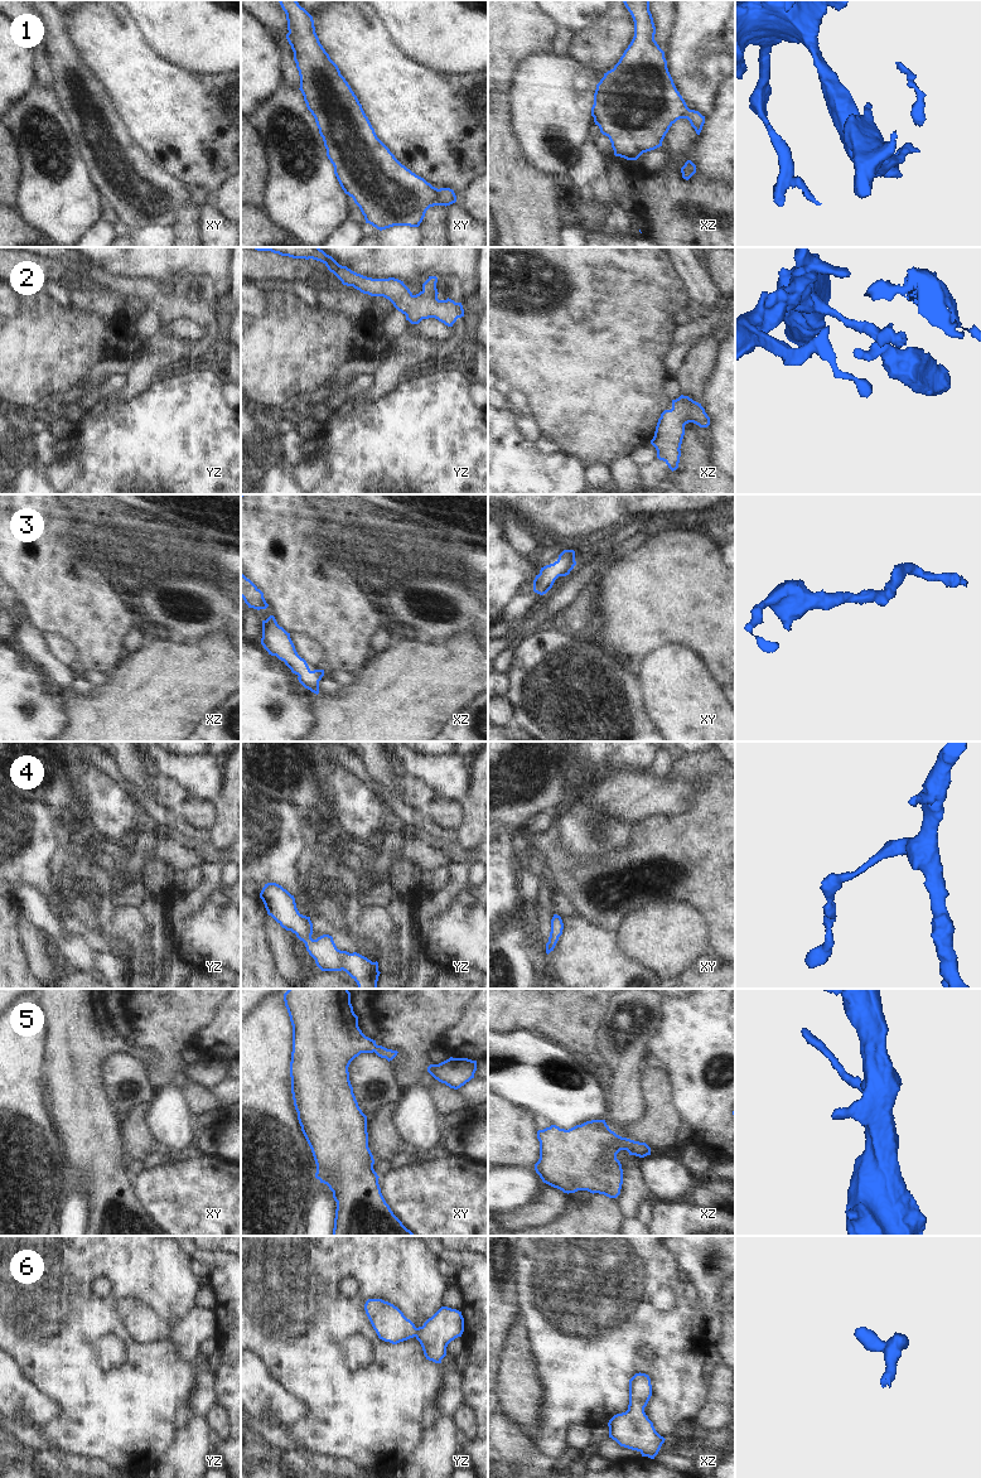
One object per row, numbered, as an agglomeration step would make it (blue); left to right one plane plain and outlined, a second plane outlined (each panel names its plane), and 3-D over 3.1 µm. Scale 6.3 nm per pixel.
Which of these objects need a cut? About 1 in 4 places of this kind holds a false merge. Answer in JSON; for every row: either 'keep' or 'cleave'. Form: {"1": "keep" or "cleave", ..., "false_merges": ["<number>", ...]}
{"1": "keep", "2": "keep", "3": "keep", "4": "keep", "5": "keep", "6": "keep", "false_merges": []}

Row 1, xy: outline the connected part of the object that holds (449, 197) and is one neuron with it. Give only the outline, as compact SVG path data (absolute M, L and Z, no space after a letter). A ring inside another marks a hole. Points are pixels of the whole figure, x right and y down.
M279 0L279 3L286 14L289 30L286 39L299 71L299 90L315 119L334 174L344 193L359 207L366 223L380 231L393 226L419 227L430 207L455 203L456 195L453 189L432 187L402 165L377 137L357 96L320 44L313 16L296 0Z

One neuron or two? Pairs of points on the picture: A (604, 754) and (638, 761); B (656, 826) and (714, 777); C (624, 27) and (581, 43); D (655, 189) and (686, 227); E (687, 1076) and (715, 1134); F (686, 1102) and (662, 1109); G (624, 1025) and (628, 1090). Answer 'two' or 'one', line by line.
A: one
B: one
C: one
D: one
E: one
F: two
G: one

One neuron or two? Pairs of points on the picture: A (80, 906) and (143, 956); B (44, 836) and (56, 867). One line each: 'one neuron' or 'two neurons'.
A: one neuron
B: two neurons

